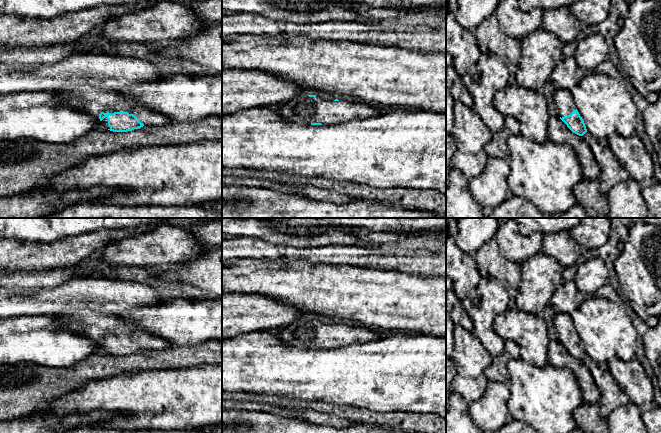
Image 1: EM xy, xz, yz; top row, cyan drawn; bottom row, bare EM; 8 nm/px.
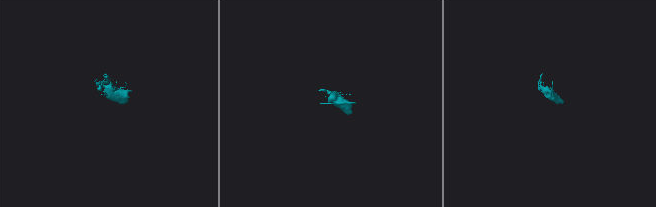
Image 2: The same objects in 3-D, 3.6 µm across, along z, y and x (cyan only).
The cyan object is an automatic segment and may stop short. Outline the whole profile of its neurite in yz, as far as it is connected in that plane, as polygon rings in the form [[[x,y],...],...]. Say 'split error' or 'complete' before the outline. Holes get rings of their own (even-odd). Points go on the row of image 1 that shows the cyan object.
split error; [[[556,90],[554,94],[554,102],[560,119],[573,133],[583,136],[587,132],[587,129],[584,120],[575,106],[571,90]]]

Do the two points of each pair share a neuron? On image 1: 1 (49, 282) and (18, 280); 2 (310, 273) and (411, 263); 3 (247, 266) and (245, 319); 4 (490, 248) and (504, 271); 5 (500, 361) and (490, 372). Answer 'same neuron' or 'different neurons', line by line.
1: same neuron
2: different neurons
3: different neurons
4: same neuron
5: same neuron

